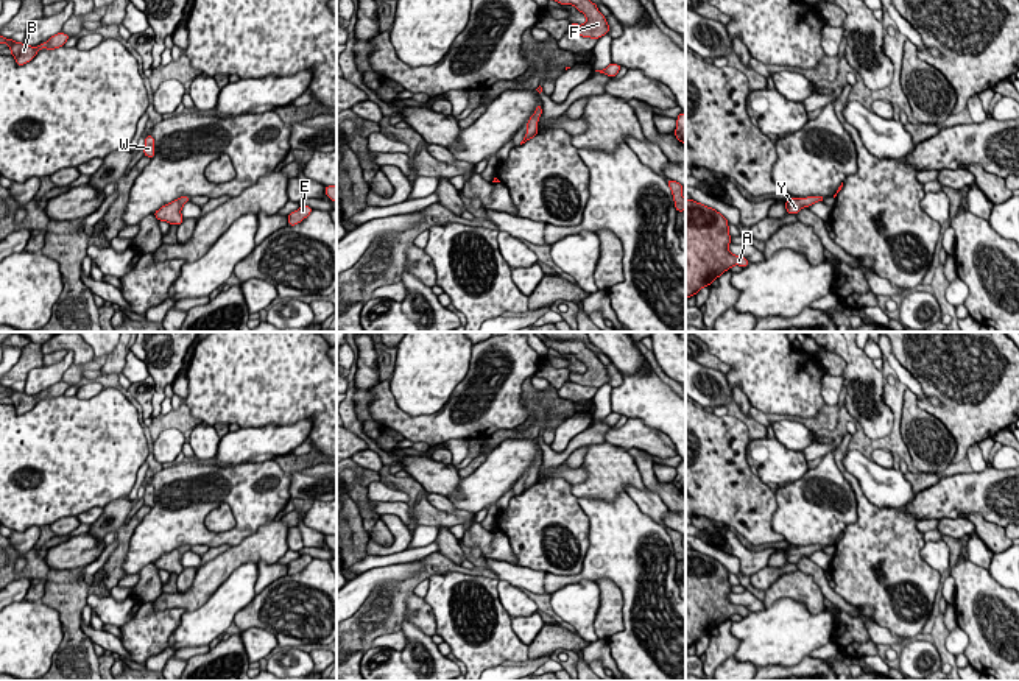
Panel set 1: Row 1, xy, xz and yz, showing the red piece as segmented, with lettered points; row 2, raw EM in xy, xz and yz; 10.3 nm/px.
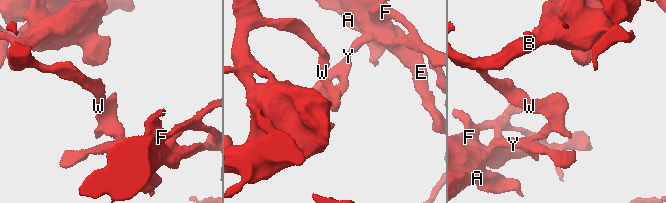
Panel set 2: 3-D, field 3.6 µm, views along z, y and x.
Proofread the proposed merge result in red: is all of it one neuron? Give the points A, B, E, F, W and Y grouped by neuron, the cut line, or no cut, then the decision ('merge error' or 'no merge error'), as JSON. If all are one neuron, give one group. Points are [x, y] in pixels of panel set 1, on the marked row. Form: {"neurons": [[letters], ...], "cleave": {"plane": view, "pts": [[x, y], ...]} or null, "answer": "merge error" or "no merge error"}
{"neurons": [["A", "B", "E", "F", "W", "Y"]], "cleave": null, "answer": "no merge error"}

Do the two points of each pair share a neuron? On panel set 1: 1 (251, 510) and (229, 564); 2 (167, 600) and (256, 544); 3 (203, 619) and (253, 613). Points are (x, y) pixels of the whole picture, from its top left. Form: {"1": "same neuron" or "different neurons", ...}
{"1": "different neurons", "2": "same neuron", "3": "different neurons"}

